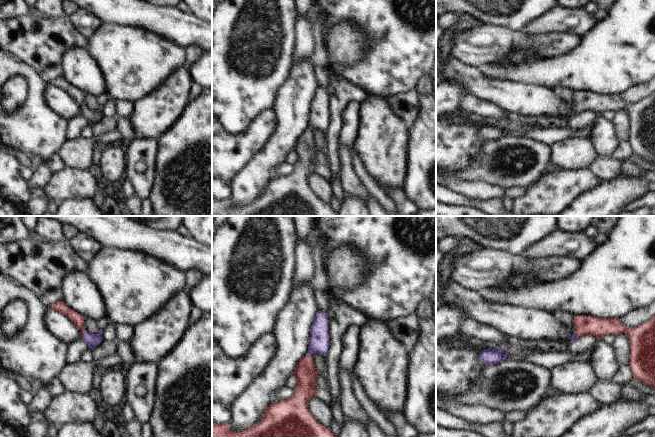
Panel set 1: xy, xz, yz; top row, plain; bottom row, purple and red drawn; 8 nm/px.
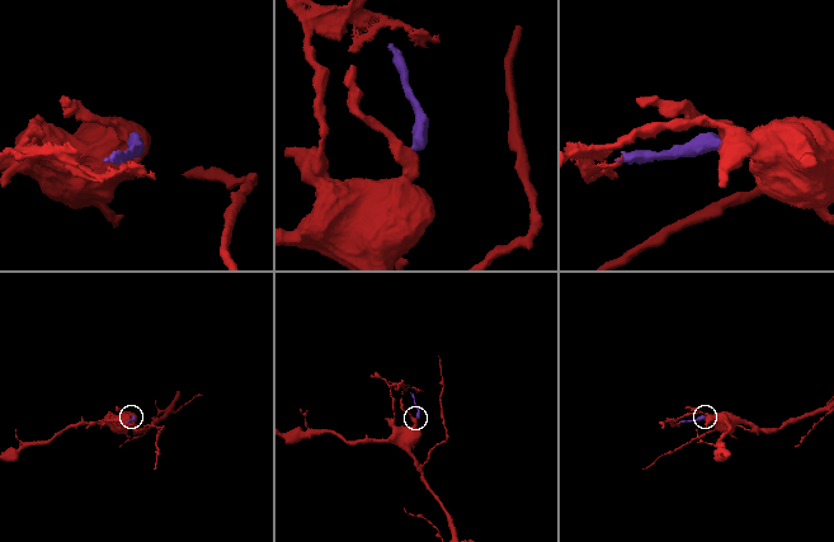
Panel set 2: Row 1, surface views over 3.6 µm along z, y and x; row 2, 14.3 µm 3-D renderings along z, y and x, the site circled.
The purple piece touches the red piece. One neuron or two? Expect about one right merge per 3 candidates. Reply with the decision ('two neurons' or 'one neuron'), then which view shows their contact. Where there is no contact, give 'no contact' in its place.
one neuron | xz

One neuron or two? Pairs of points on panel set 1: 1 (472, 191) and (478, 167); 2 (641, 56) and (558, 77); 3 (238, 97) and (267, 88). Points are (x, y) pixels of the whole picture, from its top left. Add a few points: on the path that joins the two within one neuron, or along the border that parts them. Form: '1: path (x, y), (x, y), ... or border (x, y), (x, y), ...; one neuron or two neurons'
1: border (452, 175), (464, 179), (482, 179), (497, 185); two neurons
2: path (620, 56), (614, 56), (603, 63), (579, 70); one neuron
3: path (245, 90), (247, 88), (260, 88); one neuron

